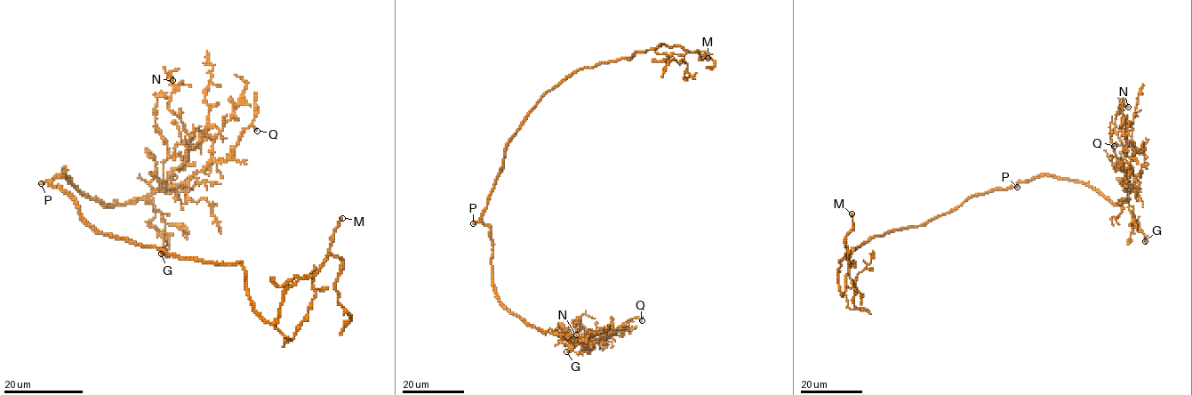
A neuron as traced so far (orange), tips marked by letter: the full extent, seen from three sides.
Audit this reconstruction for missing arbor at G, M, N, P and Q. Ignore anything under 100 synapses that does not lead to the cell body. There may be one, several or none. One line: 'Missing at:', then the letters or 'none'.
Missing at: M, P

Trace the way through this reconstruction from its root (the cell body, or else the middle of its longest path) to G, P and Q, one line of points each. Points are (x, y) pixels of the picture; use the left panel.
G: (82, 217), (52, 184), (66, 168), (106, 204), (147, 199), (169, 245), (161, 253)
P: (82, 217), (79, 206), (61, 187), (52, 186), (47, 181), (41, 183)
Q: (82, 217), (52, 184), (66, 168), (82, 193), (124, 204), (183, 185), (225, 160), (244, 129), (257, 131)

